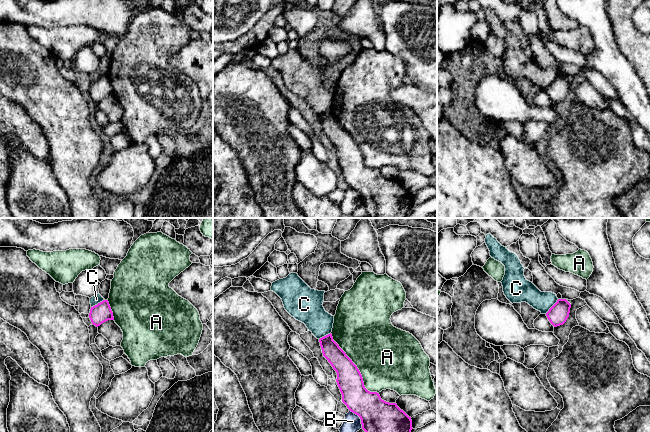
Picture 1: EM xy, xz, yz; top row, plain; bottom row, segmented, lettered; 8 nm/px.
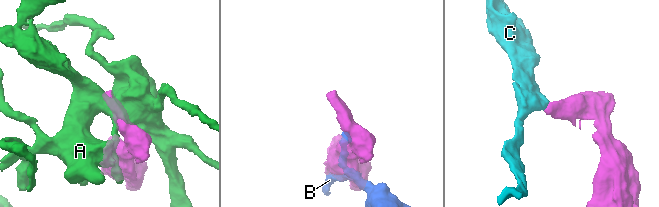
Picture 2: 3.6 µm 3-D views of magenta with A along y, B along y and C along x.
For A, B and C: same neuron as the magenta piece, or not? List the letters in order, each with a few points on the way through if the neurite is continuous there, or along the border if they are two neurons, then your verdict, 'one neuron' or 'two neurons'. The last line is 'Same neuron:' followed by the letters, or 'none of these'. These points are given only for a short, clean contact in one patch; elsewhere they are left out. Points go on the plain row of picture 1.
A: two neurons
B: two neurons
C: along yz (558, 75), (545, 89) | two neurons
Same neuron: none of these

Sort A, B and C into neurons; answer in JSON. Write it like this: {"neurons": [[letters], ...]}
{"neurons": [["A"], ["B"], ["C"]]}

